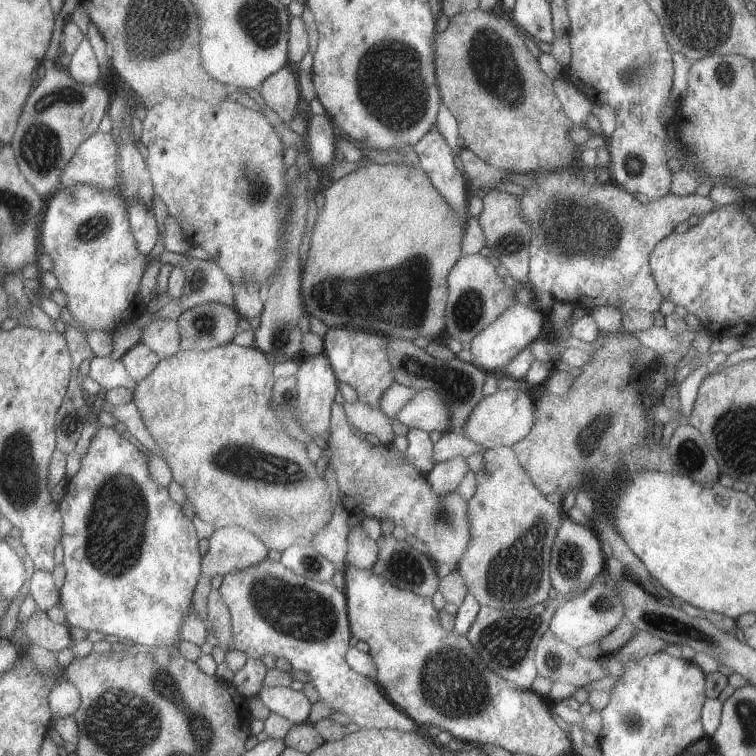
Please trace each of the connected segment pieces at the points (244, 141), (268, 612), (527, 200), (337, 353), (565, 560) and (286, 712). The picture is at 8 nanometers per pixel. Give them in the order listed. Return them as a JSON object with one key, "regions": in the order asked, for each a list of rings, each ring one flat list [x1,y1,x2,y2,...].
{"regions":[[[229,98,220,102,220,104,216,104,216,106,203,100,164,99,164,102,147,108,146,118,143,120,141,144,146,155,145,161,153,182,154,192,162,198,164,204,168,207,169,216,177,220,183,230,185,240,189,242,190,246,200,247,208,252,212,261,224,271,233,286,254,282,254,284,260,284,261,290,264,292,265,285,278,272,280,260,282,260,282,254,284,254,282,230,280,230,280,224,278,224,278,200,288,192,288,182,284,180,286,178,284,144,282,144,282,138,276,134,274,126,270,124,264,113,249,109,242,102,234,102]],[[266,558,248,568,229,572,224,576,219,591,231,616,234,650,244,652,248,659,262,659,264,654,286,658,292,670,302,670,310,676,322,704,333,708,334,713,349,714,350,722,354,722,360,729,394,729,405,733,423,733,433,740,440,734,441,728,417,725,380,692,380,685,374,679,362,676,348,666,346,652,353,634,347,613,347,598,345,592,336,588,331,582,318,582,298,576,292,570,288,570,282,562]],[[582,165,575,168,550,171,531,175,532,186,519,196,522,202,522,214,534,232,533,243,530,244,528,284,529,294,537,291,550,292,556,301,572,303,591,311,599,306,613,306,621,313,628,310,645,310,653,313,660,310,664,296,660,292,650,268,650,254,660,240,670,236,680,222,692,216,702,218,704,214,718,208,710,196,696,193,688,196,668,194,660,200,644,204,637,197,626,192,611,181,588,186,578,178]],[[336,326,328,329,323,339,325,342,324,353,339,382,350,384,363,404,372,408,380,408,380,398,384,396,384,392,391,387,391,384,398,382,394,378,394,372,392,372,390,360,388,360,388,352,386,352,390,338,384,334,370,332,370,330]],[[564,515,551,550,549,573,553,593,572,594,572,596,582,594,590,588,592,581,599,574,604,573,607,559,607,549,591,525,577,524]],[[261,686,259,698,271,710,288,718,293,724,309,722,311,704,303,691,293,690,292,687]]]}

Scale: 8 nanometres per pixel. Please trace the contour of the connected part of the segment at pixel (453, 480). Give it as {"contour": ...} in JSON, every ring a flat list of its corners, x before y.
{"contour":[[456,456,444,462,438,462,434,468,427,473,428,484,434,490,434,496,452,494,462,482,462,478,470,472,466,457]]}

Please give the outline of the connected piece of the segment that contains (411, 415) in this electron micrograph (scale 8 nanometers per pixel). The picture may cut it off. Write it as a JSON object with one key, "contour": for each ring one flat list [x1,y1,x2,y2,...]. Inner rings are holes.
{"contour":[[433,389,416,391,416,396,396,414,396,420,409,429,420,429,426,432,438,431,442,434,451,432,452,416,448,402,438,396]]}

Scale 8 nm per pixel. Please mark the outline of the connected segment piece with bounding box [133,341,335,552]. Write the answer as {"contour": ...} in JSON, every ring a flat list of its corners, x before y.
{"contour":[[232,341,230,344,213,348,212,350,198,352,197,350,180,351,162,358,156,365,156,368,144,380,137,381,138,386,134,390,133,401,139,410,142,420,150,432,150,435,161,450,161,457,166,461,166,464,172,471,172,478,174,482,180,484,186,495,186,501,195,511,196,516,200,516,204,522,209,522,215,529,230,527,236,525,243,528,258,537,272,550,277,552,284,552,292,545,308,546,314,540,314,534,320,532,328,522,334,518,335,508,332,505,330,498,330,491,327,486,325,478,322,479,316,470,316,463,310,460,306,450,307,445,296,438,292,438,282,422,278,420,276,409,272,409,270,401,272,399,272,391,275,383,274,374,272,370,276,360,270,358,268,354,262,352,256,346,244,347,237,345]]}

